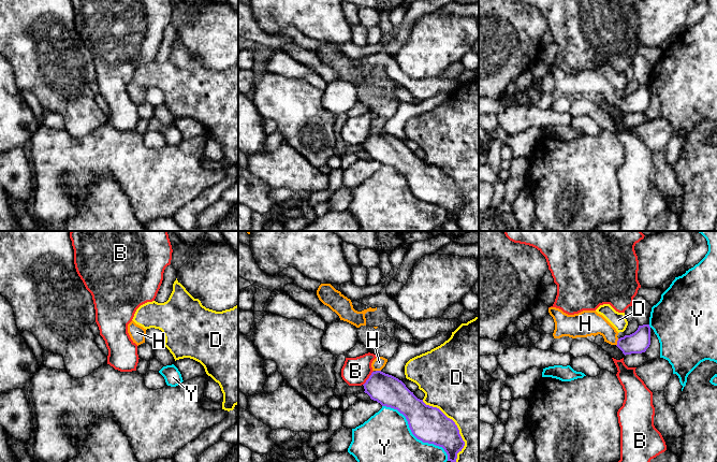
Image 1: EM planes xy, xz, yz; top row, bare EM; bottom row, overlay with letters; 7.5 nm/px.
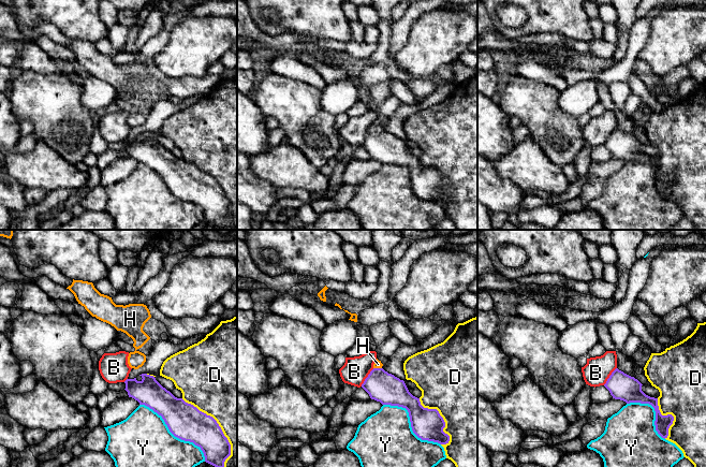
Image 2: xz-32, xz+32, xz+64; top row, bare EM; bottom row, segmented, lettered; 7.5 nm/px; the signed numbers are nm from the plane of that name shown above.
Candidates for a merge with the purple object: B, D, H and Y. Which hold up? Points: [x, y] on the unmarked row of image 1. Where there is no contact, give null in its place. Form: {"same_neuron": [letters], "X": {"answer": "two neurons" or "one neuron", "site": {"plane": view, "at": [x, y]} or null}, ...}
{"same_neuron": ["H"], "B": {"answer": "two neurons", "site": {"plane": "xz", "at": [368, 138]}}, "D": {"answer": "two neurons", "site": {"plane": "xz", "at": [456, 186]}}, "H": {"answer": "one neuron", "site": {"plane": "yz", "at": [617, 101]}}, "Y": {"answer": "two neurons", "site": {"plane": "xz", "at": [414, 195]}}}

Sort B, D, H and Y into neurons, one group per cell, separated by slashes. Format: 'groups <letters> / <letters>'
groups B / D / H / Y

